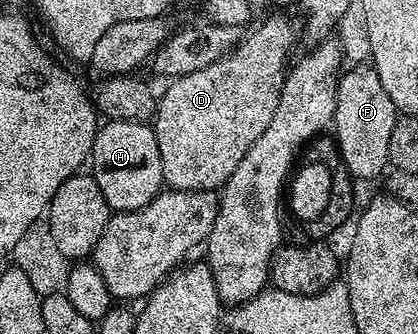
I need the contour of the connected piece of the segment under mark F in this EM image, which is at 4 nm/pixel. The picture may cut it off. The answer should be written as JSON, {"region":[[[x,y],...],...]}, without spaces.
{"region":[[[353,64],[338,77],[335,93],[337,107],[333,113],[331,130],[335,135],[344,169],[357,180],[377,178],[381,173],[384,175],[389,166],[391,128],[395,128],[399,111],[391,96],[387,96],[383,80],[379,80],[372,65]]]}

